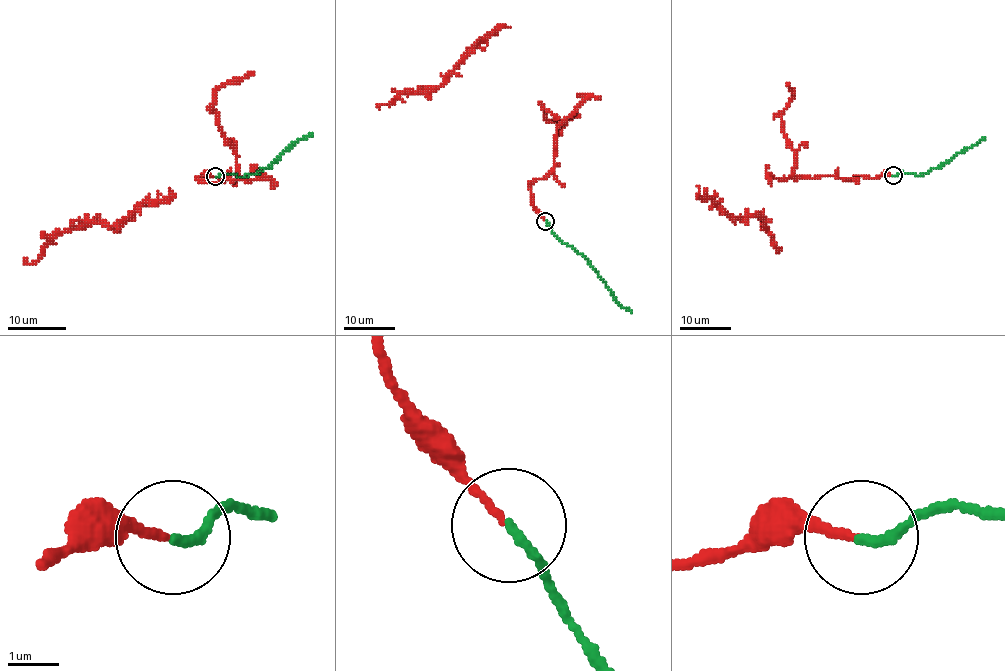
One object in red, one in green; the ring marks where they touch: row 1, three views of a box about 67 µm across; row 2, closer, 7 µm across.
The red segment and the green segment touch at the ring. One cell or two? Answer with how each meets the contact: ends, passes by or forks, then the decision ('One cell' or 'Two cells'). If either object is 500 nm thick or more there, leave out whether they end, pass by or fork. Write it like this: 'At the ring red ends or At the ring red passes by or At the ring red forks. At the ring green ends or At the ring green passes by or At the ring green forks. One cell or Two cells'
At the ring red ends. At the ring green ends. One cell

